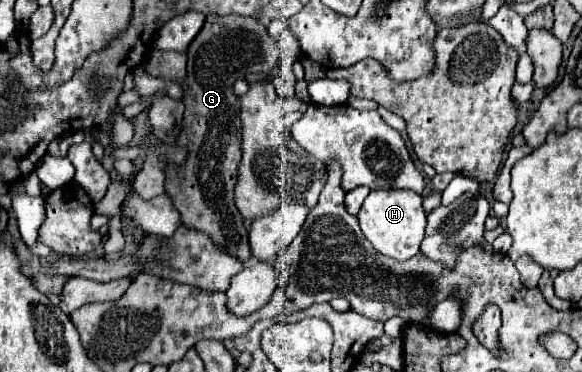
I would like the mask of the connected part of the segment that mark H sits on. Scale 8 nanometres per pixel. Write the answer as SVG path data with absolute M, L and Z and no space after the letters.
M378 189L370 191L362 209L360 209L360 229L366 239L386 257L396 261L408 261L420 251L420 243L424 239L426 215L422 209L422 197L404 189Z

